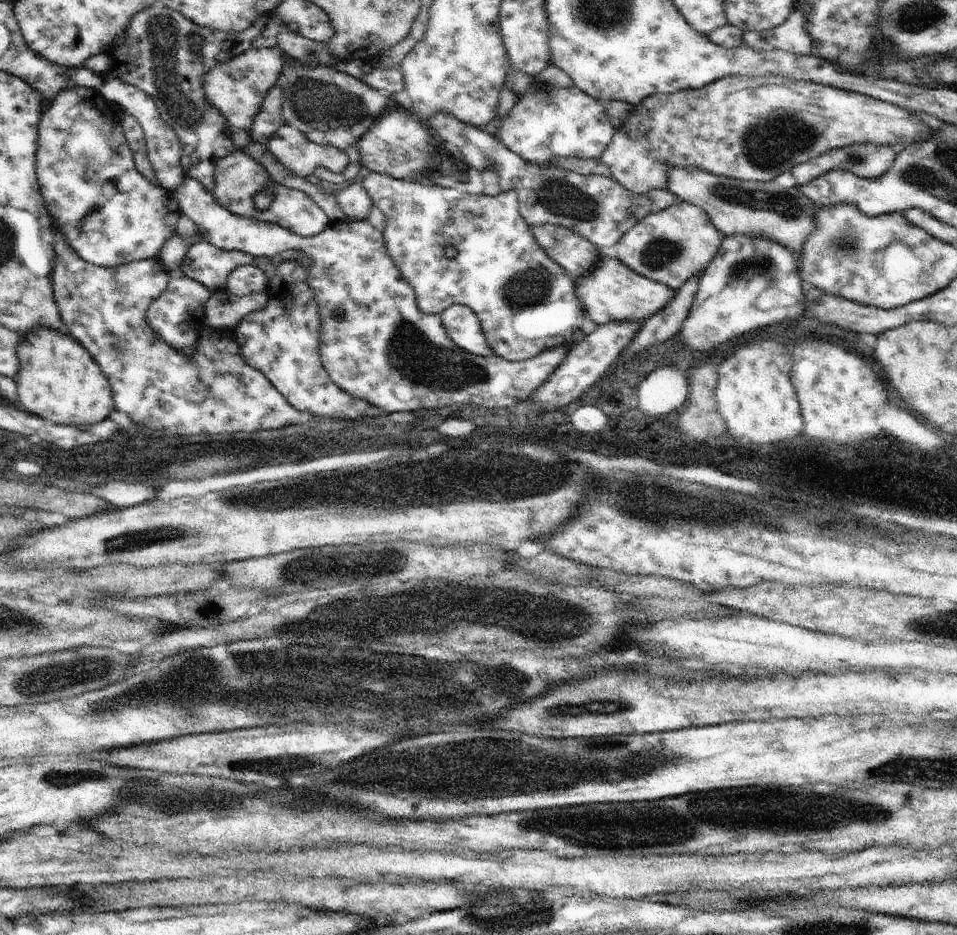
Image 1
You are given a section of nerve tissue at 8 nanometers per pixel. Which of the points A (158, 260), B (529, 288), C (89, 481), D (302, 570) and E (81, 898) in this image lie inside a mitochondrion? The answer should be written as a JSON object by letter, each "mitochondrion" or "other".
{"A":"other","B":"mitochondrion","C":"other","D":"mitochondrion","E":"other"}

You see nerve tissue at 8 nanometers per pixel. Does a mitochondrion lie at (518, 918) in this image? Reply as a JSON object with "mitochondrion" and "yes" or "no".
{"mitochondrion":"yes"}

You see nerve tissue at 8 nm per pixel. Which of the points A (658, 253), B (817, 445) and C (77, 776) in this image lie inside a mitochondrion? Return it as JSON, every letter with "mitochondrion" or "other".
{"A":"mitochondrion","B":"other","C":"mitochondrion"}

